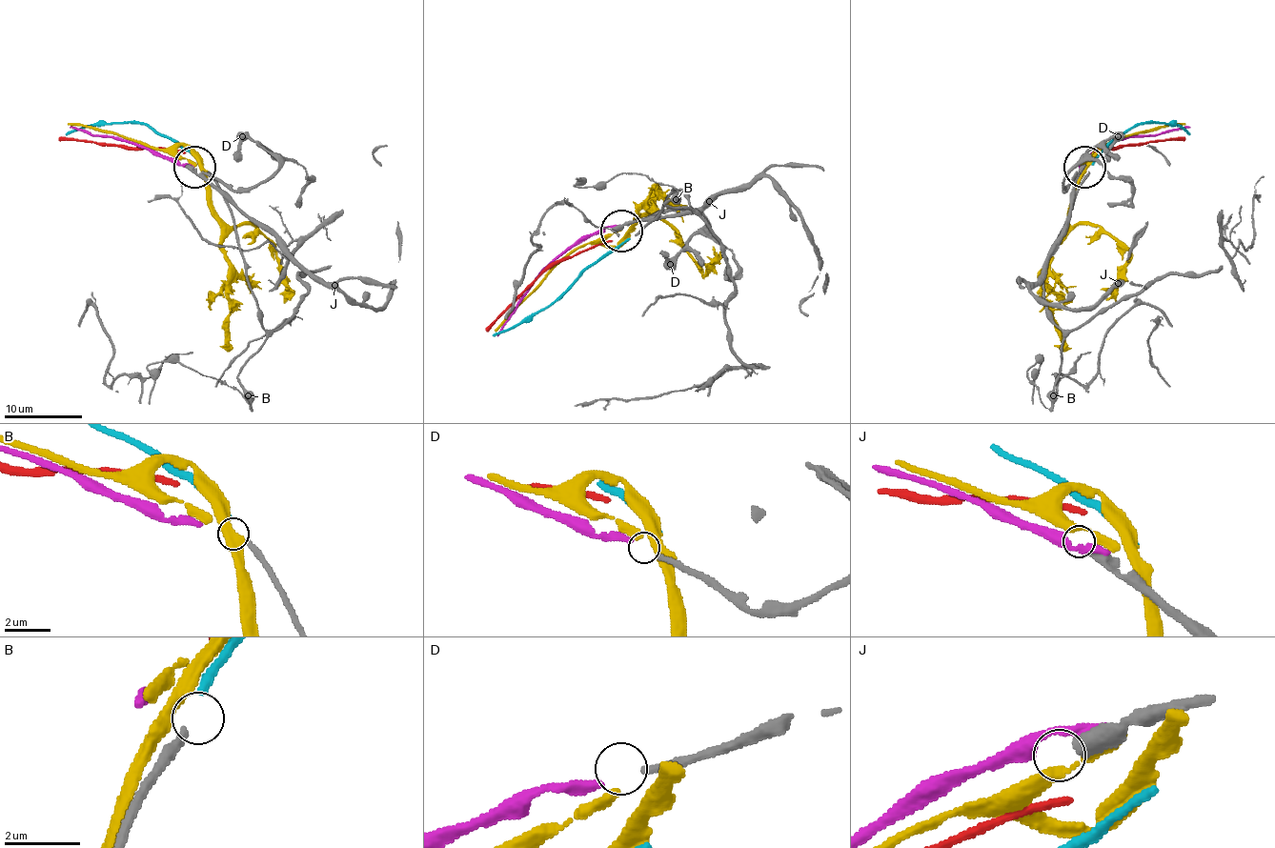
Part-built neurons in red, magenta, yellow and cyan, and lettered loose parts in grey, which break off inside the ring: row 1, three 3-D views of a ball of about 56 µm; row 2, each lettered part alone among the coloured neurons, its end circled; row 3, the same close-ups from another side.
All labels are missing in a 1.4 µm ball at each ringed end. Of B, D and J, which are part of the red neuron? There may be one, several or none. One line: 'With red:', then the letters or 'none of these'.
With red: none of these

